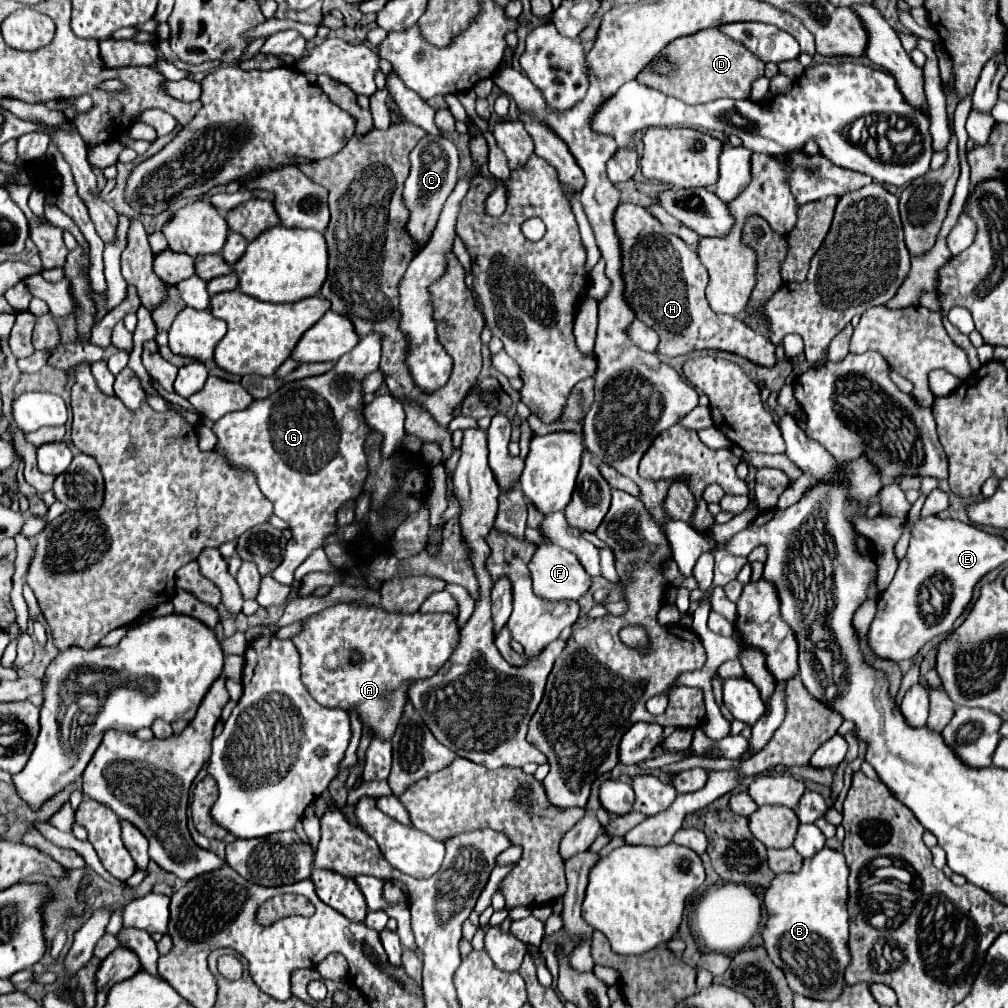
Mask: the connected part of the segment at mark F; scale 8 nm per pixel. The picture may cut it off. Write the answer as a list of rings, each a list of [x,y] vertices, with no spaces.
[[[538,544],[532,560],[528,562],[528,570],[532,574],[536,596],[544,600],[578,600],[590,586],[590,576],[584,572],[578,558],[556,544]]]

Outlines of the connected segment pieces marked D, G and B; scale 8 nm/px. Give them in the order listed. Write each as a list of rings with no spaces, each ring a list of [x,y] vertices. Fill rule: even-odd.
[[[708,28],[690,36],[676,38],[662,52],[678,62],[680,66],[678,74],[670,78],[660,78],[644,70],[640,72],[638,82],[662,90],[664,94],[674,96],[686,104],[702,104],[718,98],[734,98],[734,100],[750,98],[752,82],[764,74],[764,62],[760,58],[756,58],[740,42],[732,42],[730,38],[720,34],[716,28]]]
[[[370,334],[362,338],[356,348],[348,354],[344,354],[332,370],[320,374],[320,376],[310,376],[304,380],[288,382],[282,384],[280,390],[270,394],[264,400],[254,400],[248,410],[238,410],[232,414],[226,414],[220,418],[220,422],[214,422],[212,432],[216,434],[216,448],[220,456],[230,462],[232,468],[236,470],[248,470],[256,476],[260,492],[272,502],[274,514],[282,520],[288,522],[292,538],[286,544],[286,554],[282,564],[272,572],[272,576],[282,582],[282,584],[292,584],[294,582],[294,570],[316,550],[324,548],[326,540],[330,536],[336,536],[338,542],[352,542],[356,536],[360,536],[360,526],[350,524],[350,526],[338,526],[336,522],[336,510],[348,502],[356,500],[362,490],[364,482],[368,478],[368,454],[364,450],[364,438],[368,438],[368,430],[372,426],[364,424],[358,428],[354,434],[348,434],[340,428],[340,420],[348,410],[354,410],[362,402],[362,380],[378,370],[380,364],[380,336]]]
[[[822,848],[810,860],[804,860],[798,874],[778,874],[764,894],[764,904],[768,912],[768,920],[762,930],[764,948],[770,960],[786,974],[786,980],[792,992],[818,998],[818,1000],[834,1000],[842,992],[844,968],[850,962],[848,948],[846,948],[846,942],[848,942],[846,878],[848,878],[848,868],[846,868],[842,852]]]

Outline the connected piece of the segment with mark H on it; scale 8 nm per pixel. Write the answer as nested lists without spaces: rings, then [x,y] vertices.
[[[620,204],[616,208],[616,236],[620,238],[620,254],[622,254],[622,278],[624,278],[624,298],[634,308],[638,320],[646,326],[652,326],[660,336],[660,344],[656,348],[658,356],[682,356],[694,350],[726,350],[748,358],[756,366],[772,368],[776,366],[774,344],[768,342],[762,334],[744,326],[736,316],[724,316],[710,310],[704,288],[708,284],[708,272],[700,264],[698,254],[686,246],[678,236],[670,234],[646,208],[636,204]]]

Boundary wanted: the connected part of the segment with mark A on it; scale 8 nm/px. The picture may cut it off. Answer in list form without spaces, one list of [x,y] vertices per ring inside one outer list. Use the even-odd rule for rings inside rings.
[[[336,604],[324,608],[322,612],[304,620],[304,630],[292,638],[300,654],[302,682],[312,698],[322,706],[332,708],[354,708],[358,718],[372,728],[372,734],[390,740],[394,736],[396,724],[400,720],[402,708],[408,700],[406,690],[410,680],[428,678],[438,672],[438,668],[448,660],[450,652],[458,644],[458,624],[452,614],[386,614],[380,606],[348,606]],[[352,650],[362,652],[362,664],[354,666],[350,662]]]

